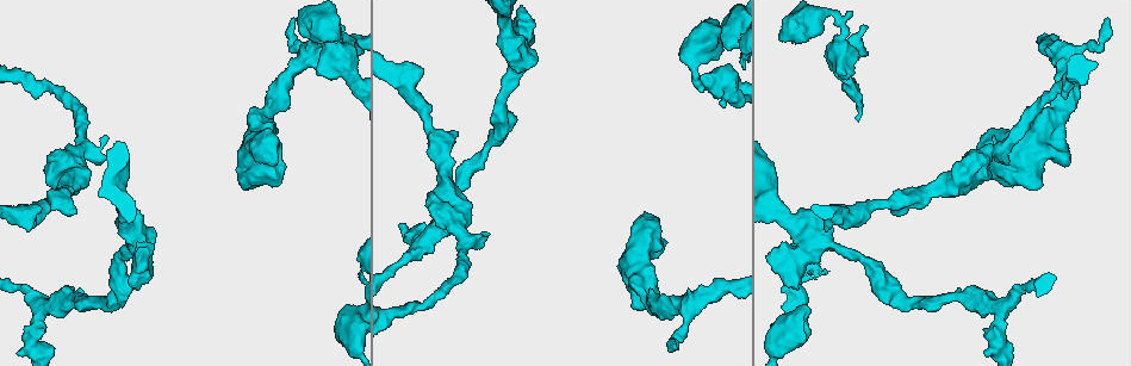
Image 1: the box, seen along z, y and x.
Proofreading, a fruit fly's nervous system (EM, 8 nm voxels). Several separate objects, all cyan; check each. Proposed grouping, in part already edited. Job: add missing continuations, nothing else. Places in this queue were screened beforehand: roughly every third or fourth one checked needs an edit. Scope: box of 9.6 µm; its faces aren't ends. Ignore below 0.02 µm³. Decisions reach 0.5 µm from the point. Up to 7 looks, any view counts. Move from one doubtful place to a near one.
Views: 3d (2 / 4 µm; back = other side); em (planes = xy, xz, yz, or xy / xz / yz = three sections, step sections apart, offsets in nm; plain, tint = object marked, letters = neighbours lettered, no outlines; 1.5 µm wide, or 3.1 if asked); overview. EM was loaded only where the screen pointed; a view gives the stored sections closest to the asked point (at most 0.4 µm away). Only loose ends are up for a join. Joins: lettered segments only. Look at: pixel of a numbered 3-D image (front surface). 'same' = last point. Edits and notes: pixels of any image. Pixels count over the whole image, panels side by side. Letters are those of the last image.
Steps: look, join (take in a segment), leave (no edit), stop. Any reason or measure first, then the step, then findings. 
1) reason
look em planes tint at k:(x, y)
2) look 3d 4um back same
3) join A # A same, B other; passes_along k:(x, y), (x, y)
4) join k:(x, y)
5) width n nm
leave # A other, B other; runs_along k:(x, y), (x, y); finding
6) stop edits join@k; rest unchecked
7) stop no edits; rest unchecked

look em xz step 4 letters at 1:(780, 250)

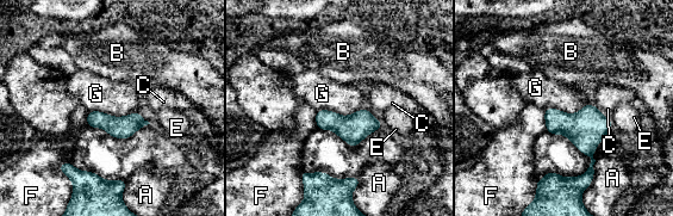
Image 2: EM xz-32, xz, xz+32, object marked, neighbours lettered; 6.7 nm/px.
another direction
look em planes letters same

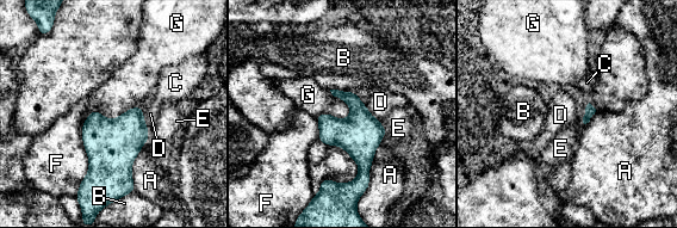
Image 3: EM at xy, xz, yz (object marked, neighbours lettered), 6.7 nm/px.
width 200 nm
leave # A other, B other, C other, D other, E other, F other, G other; no lettered segment goes on from it

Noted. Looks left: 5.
free end
look em planes letters at 1:(18, 352)

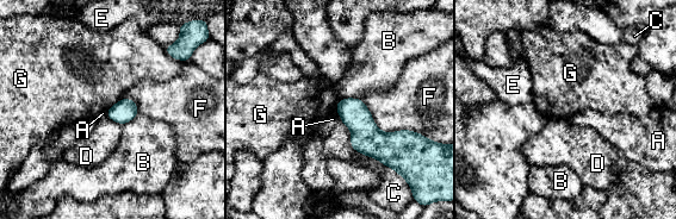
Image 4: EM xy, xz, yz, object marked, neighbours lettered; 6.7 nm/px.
longest_contact F 440 nm
leave # A other, B other, C other, D other, E other, F other, G other; border 4:(341, 123), (359, 154); no lettered segment goes on from it

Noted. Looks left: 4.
branch stops here
look em planes letters at 1:(291, 20)

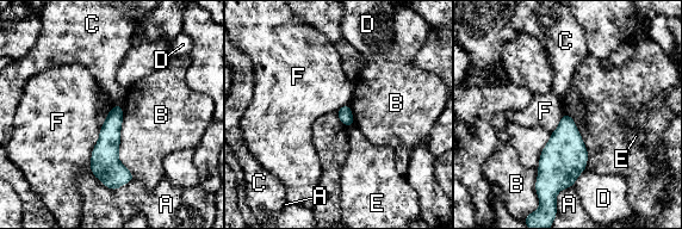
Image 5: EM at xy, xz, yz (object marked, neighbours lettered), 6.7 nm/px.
width 100 nm
leave # A other, B other, C other, D other, E other, F other; none of them fits

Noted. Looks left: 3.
stop no edits; rest unchecked

